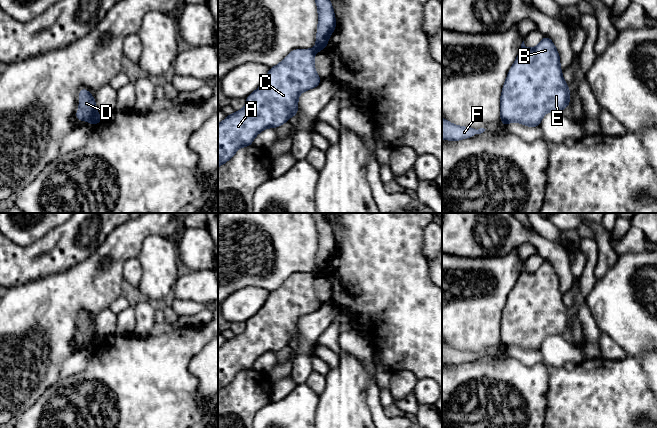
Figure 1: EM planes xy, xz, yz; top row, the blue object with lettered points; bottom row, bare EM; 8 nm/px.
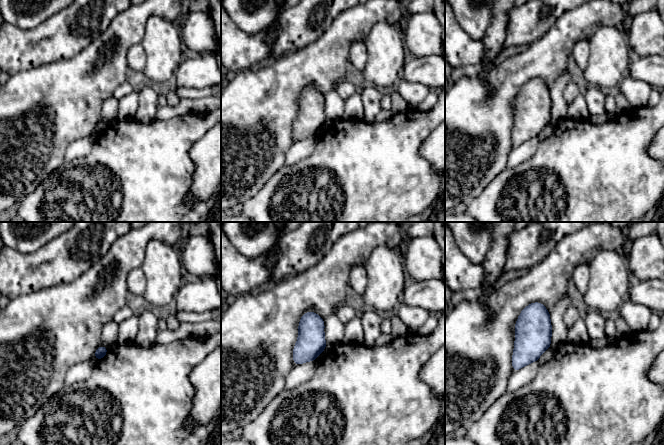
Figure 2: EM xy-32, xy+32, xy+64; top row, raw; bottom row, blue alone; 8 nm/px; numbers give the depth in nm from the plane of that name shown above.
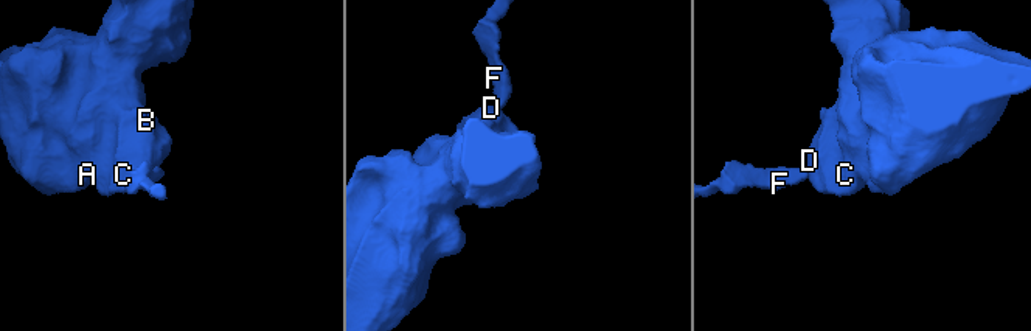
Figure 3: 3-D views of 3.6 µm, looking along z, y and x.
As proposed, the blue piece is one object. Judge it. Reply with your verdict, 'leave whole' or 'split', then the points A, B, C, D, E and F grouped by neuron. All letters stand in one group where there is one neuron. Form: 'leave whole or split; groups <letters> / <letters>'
split; groups A B C D E / F

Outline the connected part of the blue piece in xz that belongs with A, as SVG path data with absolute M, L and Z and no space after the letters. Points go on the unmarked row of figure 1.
M315 272L291 275L278 289L269 293L262 308L245 322L244 332L227 339L218 348L218 392L230 384L240 371L252 370L254 362L264 353L279 351L291 340L297 340L299 319L323 305L314 290L316 277Z

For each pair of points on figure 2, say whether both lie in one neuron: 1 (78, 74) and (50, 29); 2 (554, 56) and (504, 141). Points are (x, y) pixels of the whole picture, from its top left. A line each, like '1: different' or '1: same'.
1: different
2: same

